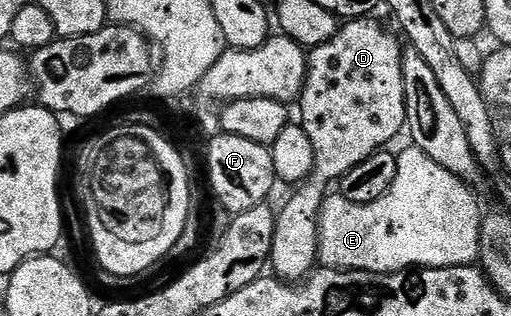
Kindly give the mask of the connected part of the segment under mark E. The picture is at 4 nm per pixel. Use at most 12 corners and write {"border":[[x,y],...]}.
{"border":[[396,153],[374,203],[328,195],[321,266],[403,273],[476,265],[473,186]]}

